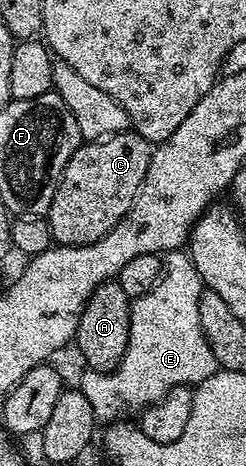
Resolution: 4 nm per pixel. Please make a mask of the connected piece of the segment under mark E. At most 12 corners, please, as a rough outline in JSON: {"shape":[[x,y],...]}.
{"shape":[[185,250],[130,304],[128,349],[80,389],[109,425],[219,370]]}

